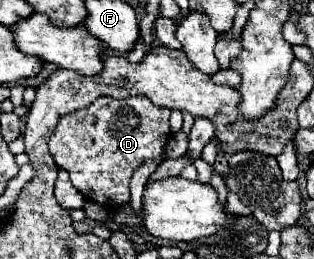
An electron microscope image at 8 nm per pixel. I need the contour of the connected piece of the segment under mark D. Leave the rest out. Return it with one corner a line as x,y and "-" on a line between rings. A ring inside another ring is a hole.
98,97
90,107
62,117
48,147
60,169
70,173
72,185
90,201
118,209
130,199
130,177
146,161
162,155
170,139
170,109
156,107
148,97

